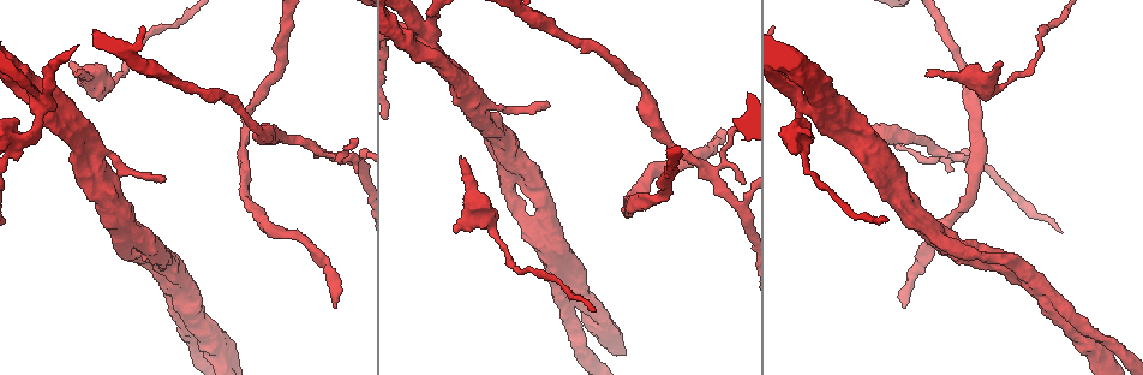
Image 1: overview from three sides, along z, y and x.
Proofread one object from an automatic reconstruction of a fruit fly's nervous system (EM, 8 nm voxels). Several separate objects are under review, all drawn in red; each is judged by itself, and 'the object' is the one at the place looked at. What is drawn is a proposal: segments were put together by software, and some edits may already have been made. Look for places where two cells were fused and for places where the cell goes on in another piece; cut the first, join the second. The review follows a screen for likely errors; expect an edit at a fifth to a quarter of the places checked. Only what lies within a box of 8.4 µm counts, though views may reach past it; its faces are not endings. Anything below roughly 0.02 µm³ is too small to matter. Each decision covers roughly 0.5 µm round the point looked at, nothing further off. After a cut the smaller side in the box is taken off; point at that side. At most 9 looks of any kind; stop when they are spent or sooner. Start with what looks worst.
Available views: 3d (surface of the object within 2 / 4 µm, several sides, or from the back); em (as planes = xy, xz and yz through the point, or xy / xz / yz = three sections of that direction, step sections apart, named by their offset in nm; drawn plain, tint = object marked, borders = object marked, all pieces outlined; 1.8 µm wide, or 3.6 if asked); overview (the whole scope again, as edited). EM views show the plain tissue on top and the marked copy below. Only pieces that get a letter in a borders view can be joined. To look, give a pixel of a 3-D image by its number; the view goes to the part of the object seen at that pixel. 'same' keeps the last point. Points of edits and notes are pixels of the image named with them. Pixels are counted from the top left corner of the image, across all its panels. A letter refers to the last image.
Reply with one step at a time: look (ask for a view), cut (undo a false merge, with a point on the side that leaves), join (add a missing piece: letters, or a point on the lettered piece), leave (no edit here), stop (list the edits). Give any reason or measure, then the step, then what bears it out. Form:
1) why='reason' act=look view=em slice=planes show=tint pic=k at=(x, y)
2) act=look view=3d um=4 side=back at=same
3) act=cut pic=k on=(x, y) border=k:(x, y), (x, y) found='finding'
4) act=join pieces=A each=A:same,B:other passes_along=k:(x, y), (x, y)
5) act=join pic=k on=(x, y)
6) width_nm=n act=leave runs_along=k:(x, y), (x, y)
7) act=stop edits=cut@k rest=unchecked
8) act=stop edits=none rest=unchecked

why='branch stops here' act=look view=3d um=2 pic=1 at=(721, 132)

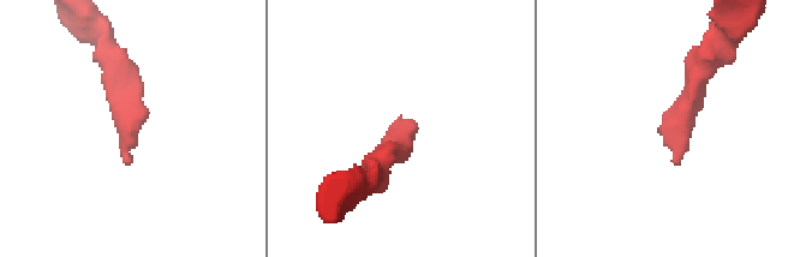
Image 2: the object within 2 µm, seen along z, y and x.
why='now the EM' act=look view=em slice=planes show=borders pic=2 at=(126, 165)

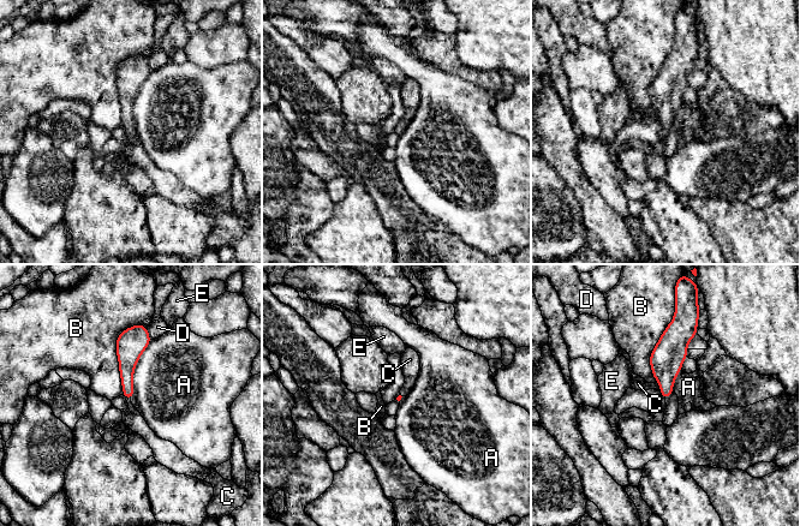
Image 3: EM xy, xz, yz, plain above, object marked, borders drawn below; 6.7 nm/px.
longest_contact=B:500nm act=join pieces=C each=A:other,B:other,C:same,D:other,E:other found='the cell continues'

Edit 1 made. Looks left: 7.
act=look view=overview

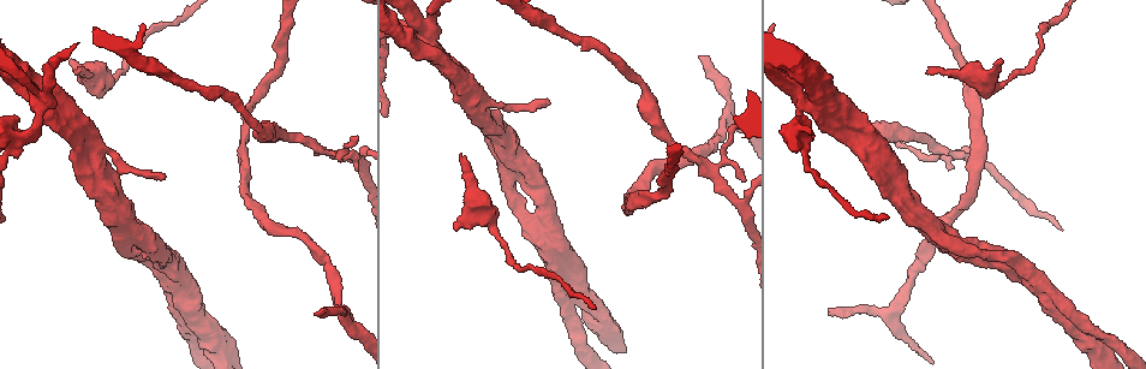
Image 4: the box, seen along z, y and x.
why='abrupt turn' act=look view=em slice=xy step=16 show=borders pic=4 at=(476, 110)

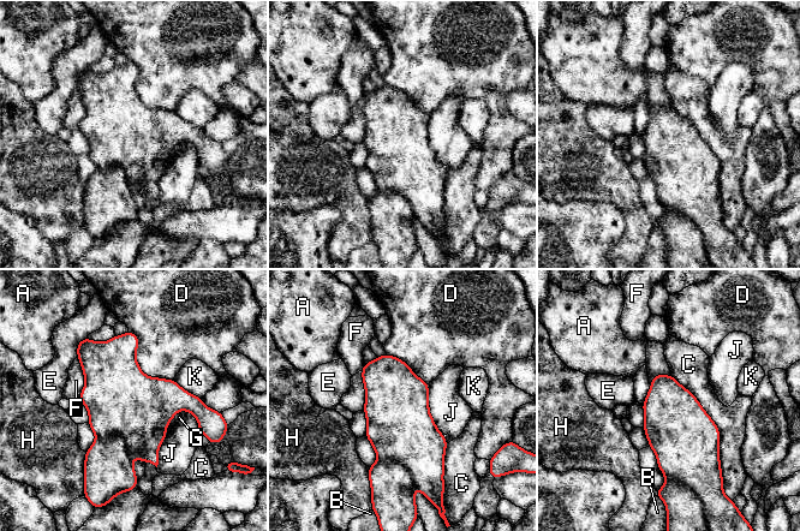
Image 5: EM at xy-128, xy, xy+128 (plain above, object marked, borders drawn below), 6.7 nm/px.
why='cut it another way' act=look view=em slice=planes show=borders at=same

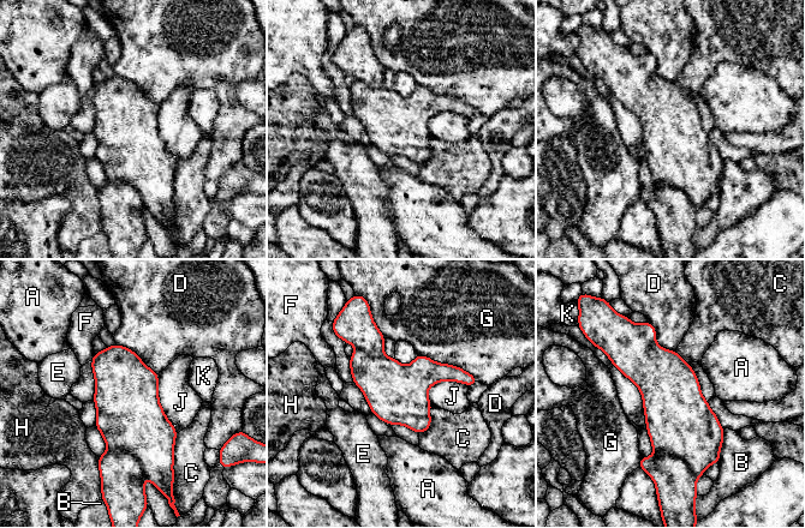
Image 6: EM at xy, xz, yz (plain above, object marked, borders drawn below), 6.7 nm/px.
act=leave each=A:other,B:other,C:other,D:other,E:other,F:other,G:other,H:other,J:other,K:other border=6:(157, 373), (159, 403), (178, 432) found='all the same cell'

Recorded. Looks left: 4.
why='free end' act=look view=em um=3.6 slice=planes show=borders pic=4 at=(78, 71)

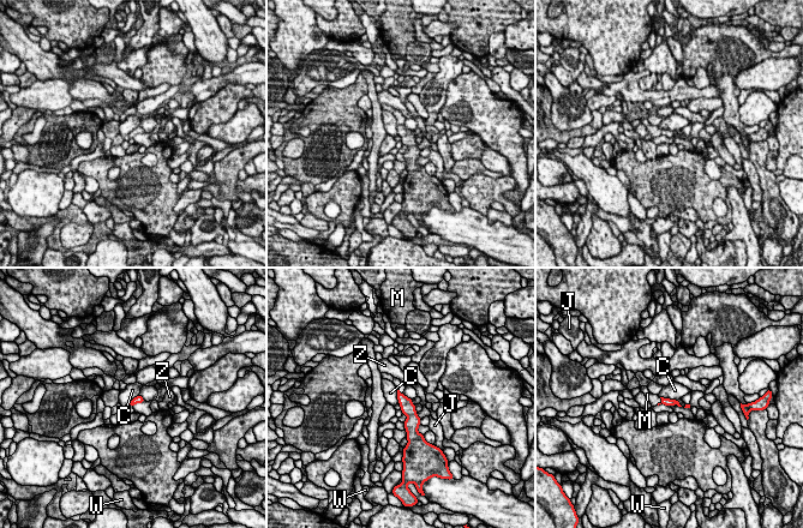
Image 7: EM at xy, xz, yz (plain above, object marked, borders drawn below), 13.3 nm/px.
act=join pieces=M each=C:other,J:other,M:same,W:other,Z:other passes_along=7:(669, 402), (661, 401), (654, 400) found='it goes on there'

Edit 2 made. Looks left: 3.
act=look view=overview

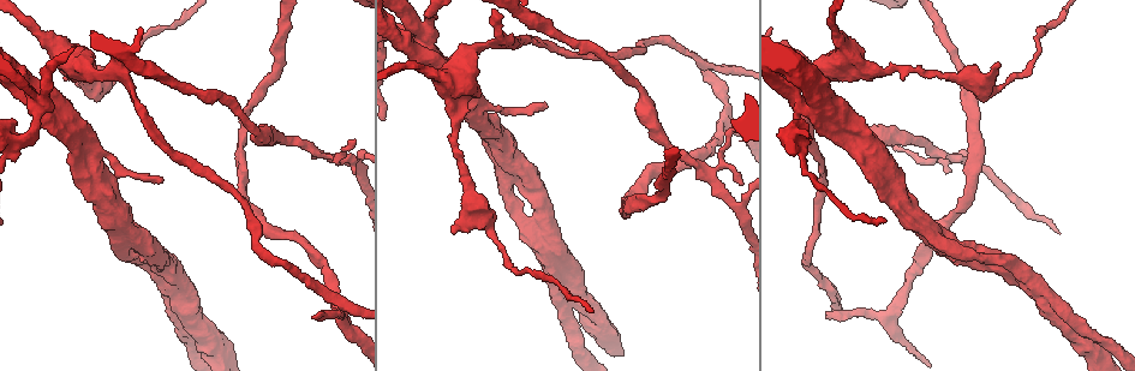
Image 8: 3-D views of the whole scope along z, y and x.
why='sudden change in width' act=look view=3d um=2 pic=8 at=(1042, 289)

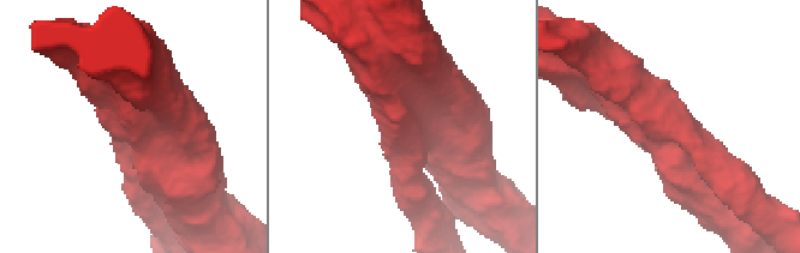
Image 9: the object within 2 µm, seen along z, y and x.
arms=3 arm_widths_nm=300,380,440 act=look view=em slice=xy step=8 show=borders pic=9 at=(134, 120)

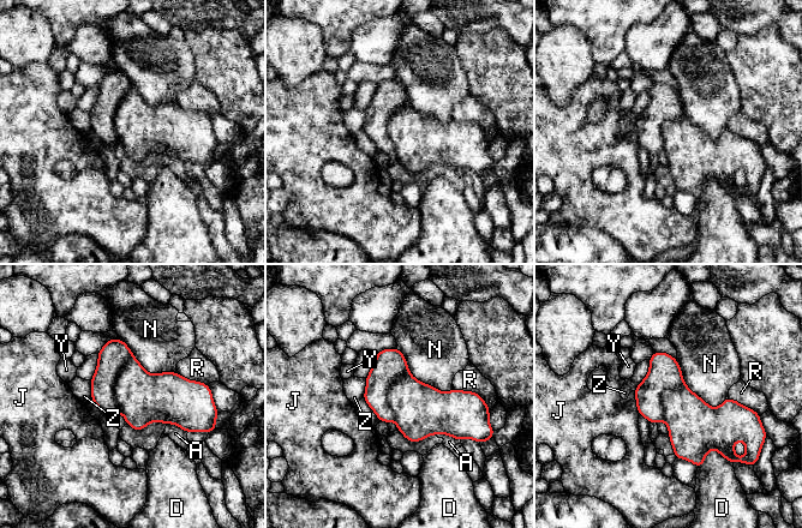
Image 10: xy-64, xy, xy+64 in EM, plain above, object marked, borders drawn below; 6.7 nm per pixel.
width_nm=340 act=leave each=A:other,D:other,J:other,N:other,R:other,Y:other,Z:other border=10:(676, 360), (683, 382), (717, 409) found='one cell here'

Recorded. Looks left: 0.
act=stop edits=join@3,join@7 rest=unchecked

